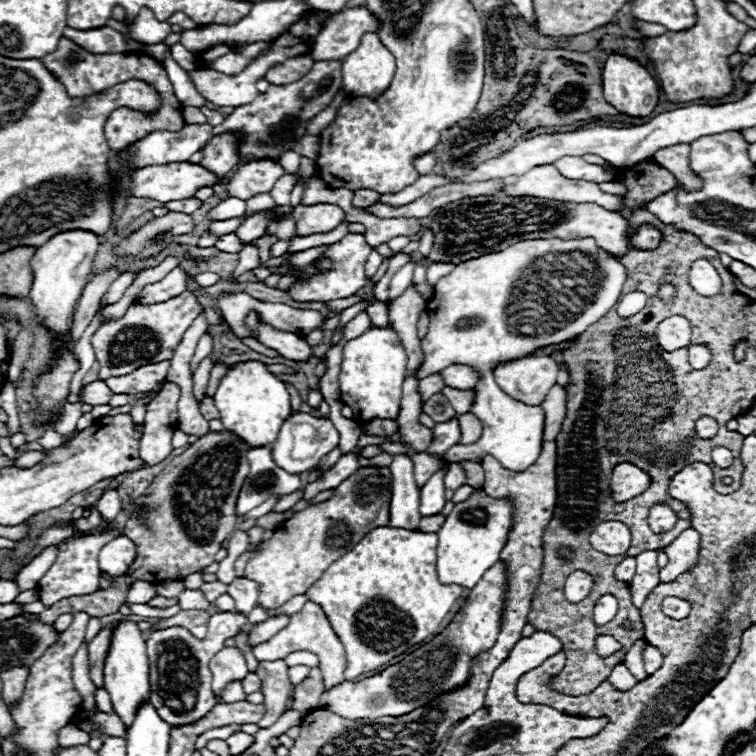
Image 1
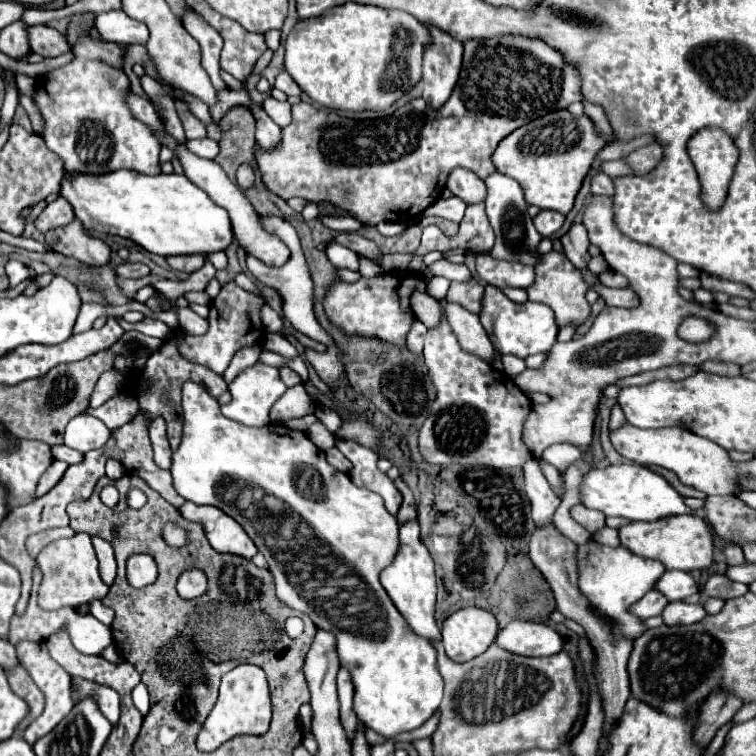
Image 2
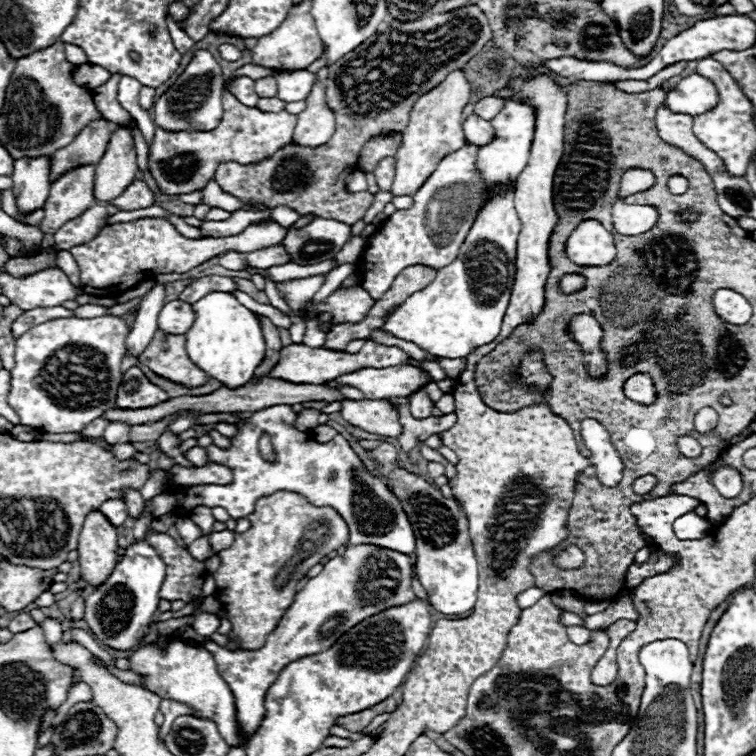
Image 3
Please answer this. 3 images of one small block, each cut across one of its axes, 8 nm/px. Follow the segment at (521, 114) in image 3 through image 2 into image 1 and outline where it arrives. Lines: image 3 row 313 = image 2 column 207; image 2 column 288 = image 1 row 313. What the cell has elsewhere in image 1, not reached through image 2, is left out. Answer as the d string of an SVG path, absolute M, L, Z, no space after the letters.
M594 238L526 240L508 246L502 252L494 252L482 258L472 258L470 262L462 262L448 276L442 276L436 282L436 296L428 302L430 328L428 334L422 338L424 362L416 376L426 378L432 372L440 372L450 364L468 364L478 372L486 372L492 364L500 360L522 358L542 346L570 340L582 334L590 324L594 324L598 318L610 312L610 308L620 298L626 276L628 276L626 268L612 254L602 250L594 242Z

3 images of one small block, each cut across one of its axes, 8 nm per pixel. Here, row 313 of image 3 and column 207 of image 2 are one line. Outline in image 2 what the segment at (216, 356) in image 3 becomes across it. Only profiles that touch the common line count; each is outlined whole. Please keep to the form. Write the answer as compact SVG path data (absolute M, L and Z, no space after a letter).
M114 170L108 174L64 174L60 182L60 196L66 198L74 210L76 220L82 222L84 230L116 234L134 240L152 254L210 254L224 250L232 242L232 226L226 210L212 202L212 198L200 190L194 182L180 174L156 174L146 176L134 170Z

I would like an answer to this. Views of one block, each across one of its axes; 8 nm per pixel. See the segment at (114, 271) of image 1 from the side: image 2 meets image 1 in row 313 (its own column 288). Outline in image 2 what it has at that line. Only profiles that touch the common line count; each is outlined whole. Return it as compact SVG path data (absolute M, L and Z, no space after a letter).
M280 72L278 78L276 78L276 82L274 82L274 86L276 86L278 90L282 90L286 96L300 96L300 94L302 94L300 86L290 78L288 72Z

